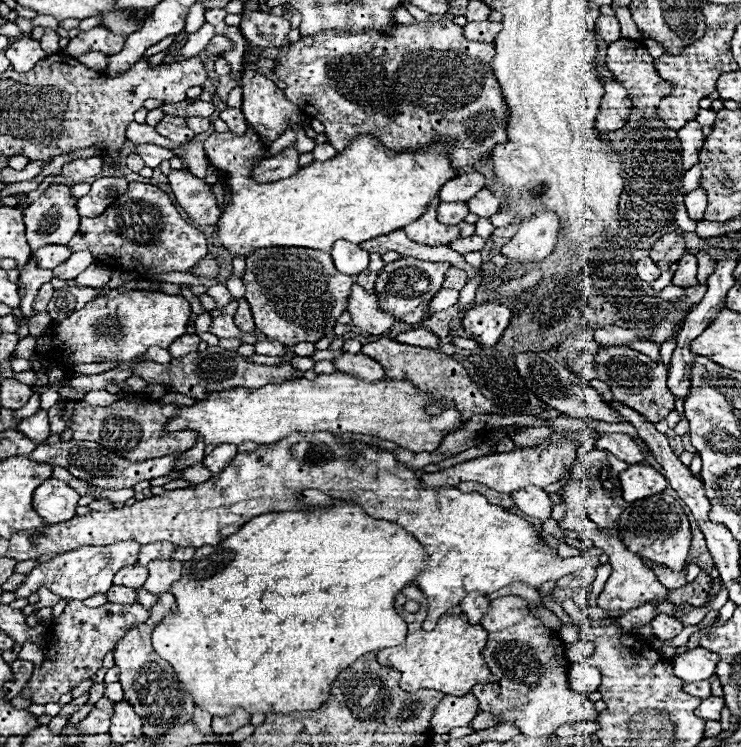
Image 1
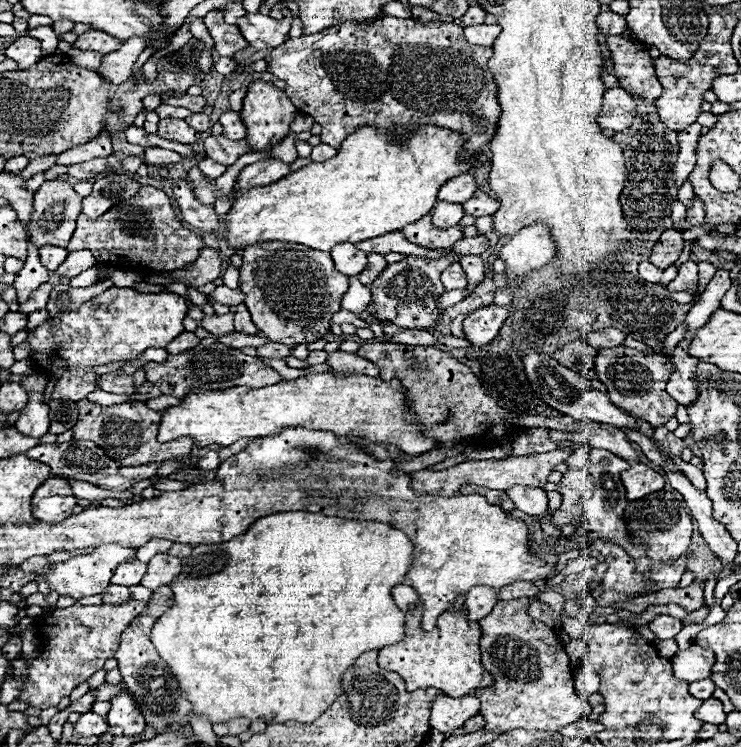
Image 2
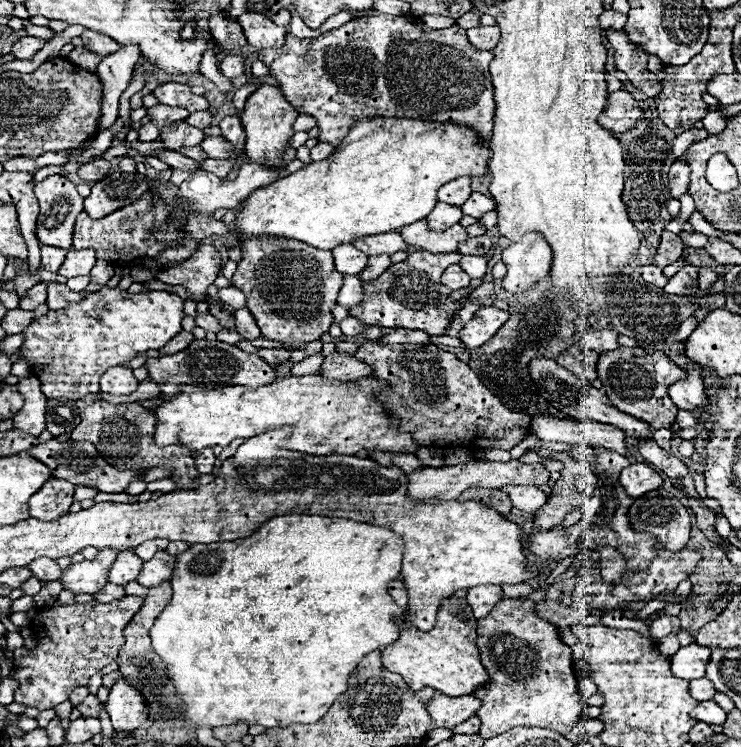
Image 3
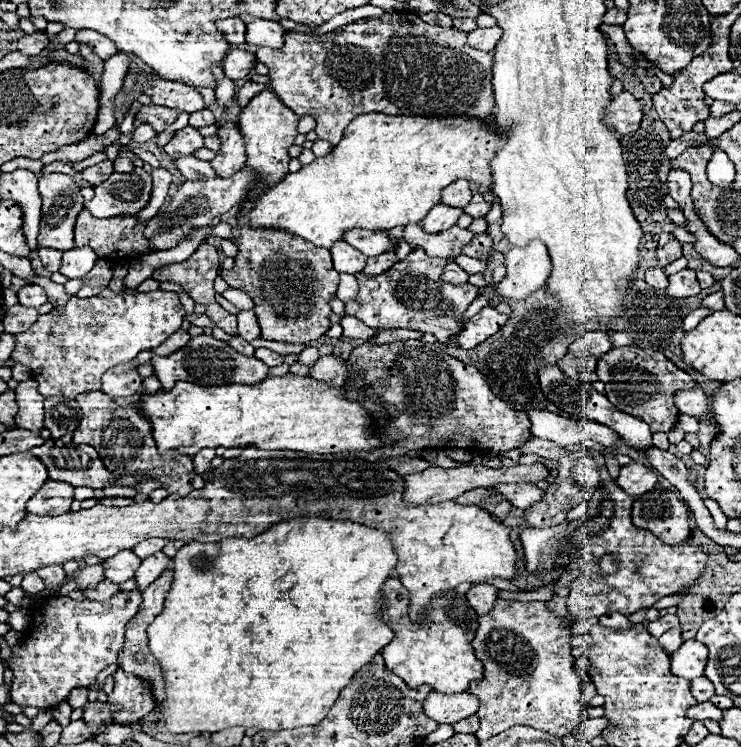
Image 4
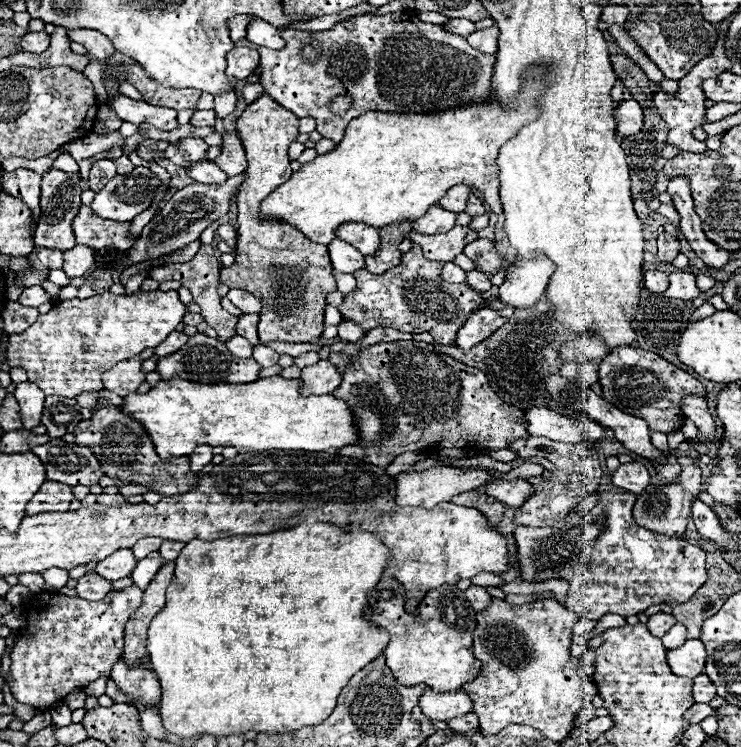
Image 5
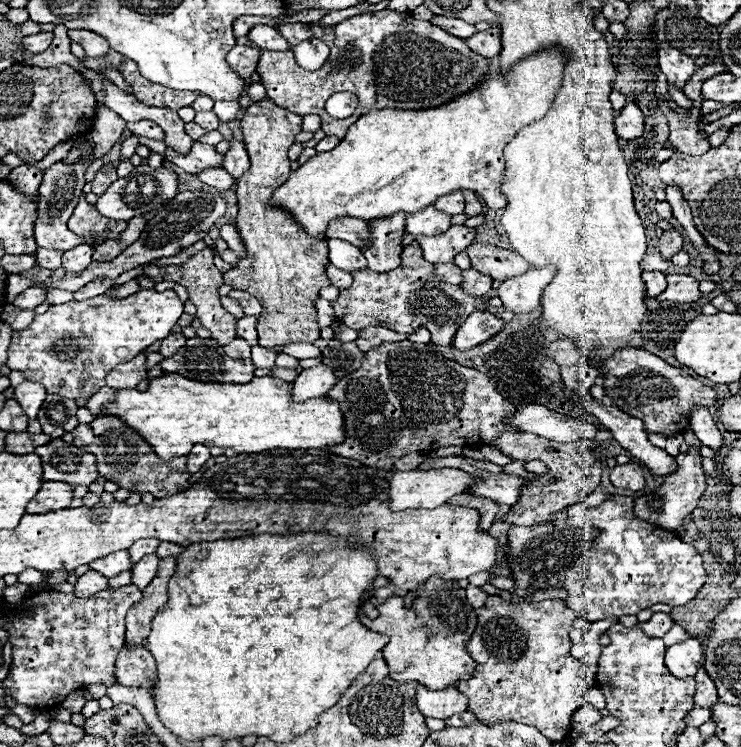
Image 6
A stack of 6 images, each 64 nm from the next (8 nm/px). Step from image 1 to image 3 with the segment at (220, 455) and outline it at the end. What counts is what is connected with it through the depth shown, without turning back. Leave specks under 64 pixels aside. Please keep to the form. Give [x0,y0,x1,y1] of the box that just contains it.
[196,450,214,474]

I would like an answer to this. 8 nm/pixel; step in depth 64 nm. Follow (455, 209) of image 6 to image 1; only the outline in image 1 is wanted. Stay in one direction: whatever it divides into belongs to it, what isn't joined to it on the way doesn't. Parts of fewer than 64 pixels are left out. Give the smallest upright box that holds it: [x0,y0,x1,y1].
[440,172,484,202]

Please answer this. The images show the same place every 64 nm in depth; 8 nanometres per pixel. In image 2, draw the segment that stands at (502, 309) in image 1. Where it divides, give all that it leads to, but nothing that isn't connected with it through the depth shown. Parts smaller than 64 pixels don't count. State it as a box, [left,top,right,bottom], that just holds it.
[462,306,508,346]

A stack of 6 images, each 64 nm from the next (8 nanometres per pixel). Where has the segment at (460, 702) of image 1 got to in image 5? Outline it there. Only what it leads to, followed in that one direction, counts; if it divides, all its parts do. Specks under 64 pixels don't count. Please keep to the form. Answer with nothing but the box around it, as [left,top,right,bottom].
[420,690,472,720]

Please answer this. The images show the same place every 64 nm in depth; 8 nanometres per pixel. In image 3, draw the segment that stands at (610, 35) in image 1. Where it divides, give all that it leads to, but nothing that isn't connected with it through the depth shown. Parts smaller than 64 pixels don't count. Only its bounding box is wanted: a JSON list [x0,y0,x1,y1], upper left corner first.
[598,10,626,30]

